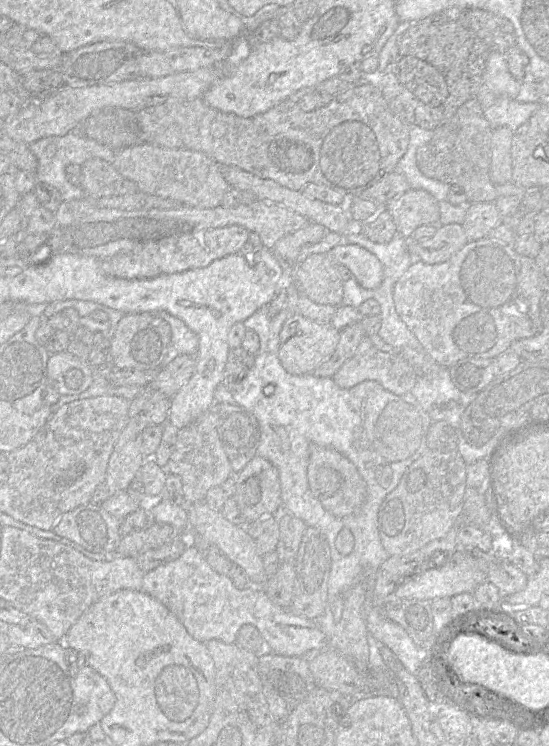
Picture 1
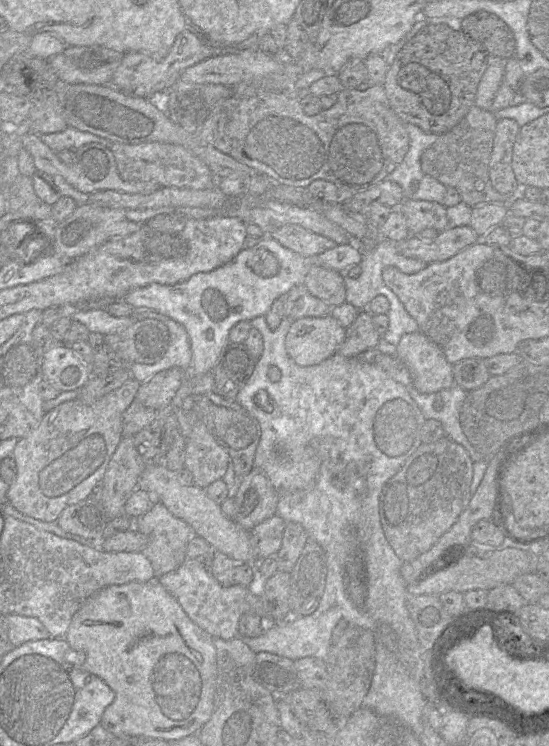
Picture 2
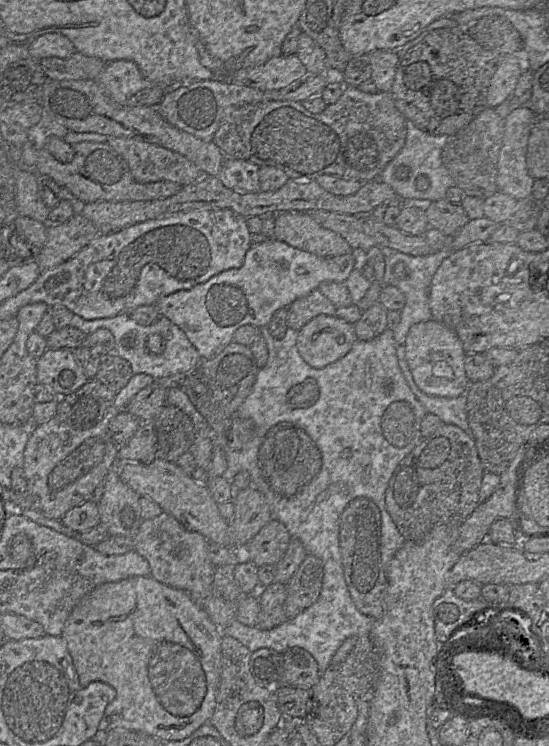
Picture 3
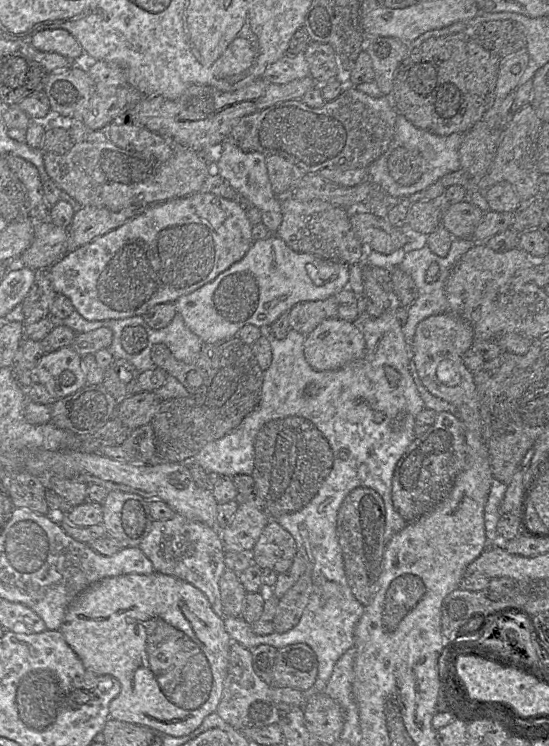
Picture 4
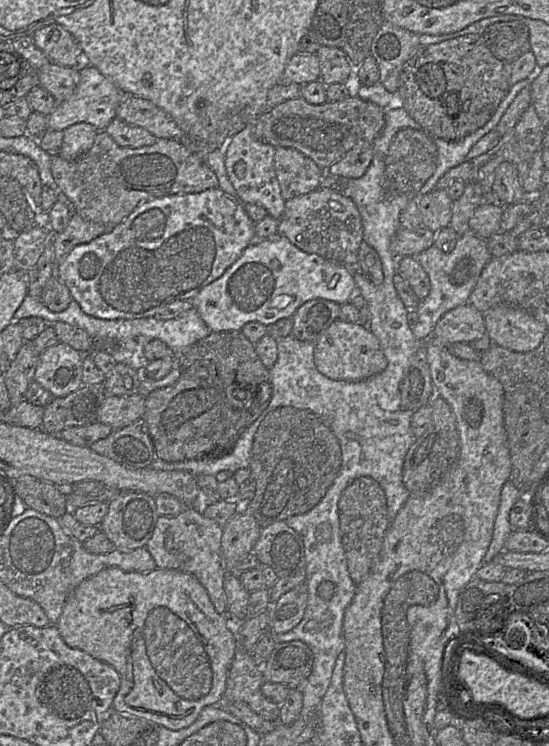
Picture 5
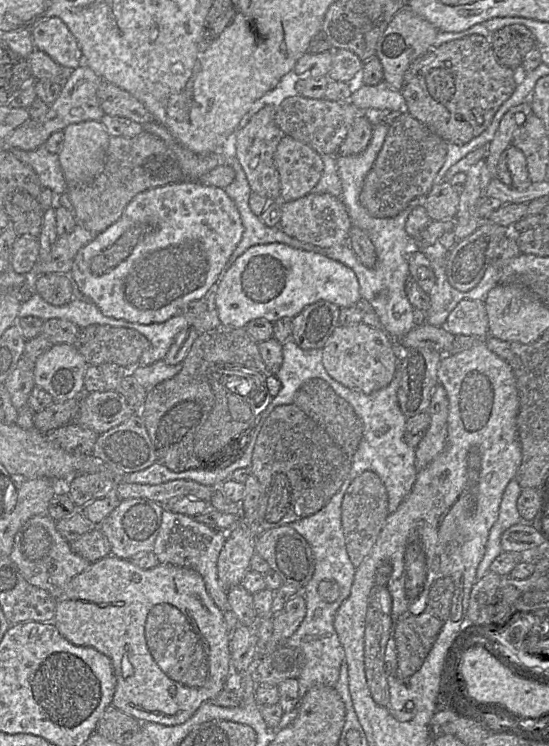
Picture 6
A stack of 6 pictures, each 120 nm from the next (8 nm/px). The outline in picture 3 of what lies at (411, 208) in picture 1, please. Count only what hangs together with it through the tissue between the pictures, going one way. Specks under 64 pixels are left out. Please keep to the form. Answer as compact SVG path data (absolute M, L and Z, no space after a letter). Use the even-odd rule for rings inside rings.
M446 199L432 201L425 214L428 227L435 228L448 237L455 235L470 220L460 204Z

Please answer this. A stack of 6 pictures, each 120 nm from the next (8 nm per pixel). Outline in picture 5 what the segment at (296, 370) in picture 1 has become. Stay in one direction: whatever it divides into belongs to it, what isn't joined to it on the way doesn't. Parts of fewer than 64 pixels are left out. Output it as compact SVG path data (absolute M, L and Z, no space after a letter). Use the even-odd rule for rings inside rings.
M336 319L318 338L314 348L317 370L333 380L361 381L382 372L387 366L378 338L367 325Z

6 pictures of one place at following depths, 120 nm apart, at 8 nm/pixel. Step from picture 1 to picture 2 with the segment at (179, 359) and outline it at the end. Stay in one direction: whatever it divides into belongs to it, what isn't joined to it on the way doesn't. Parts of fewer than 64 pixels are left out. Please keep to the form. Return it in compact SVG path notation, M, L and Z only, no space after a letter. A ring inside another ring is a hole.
M178 367L160 371L141 383L136 400L155 410L168 409L183 382L186 371Z

